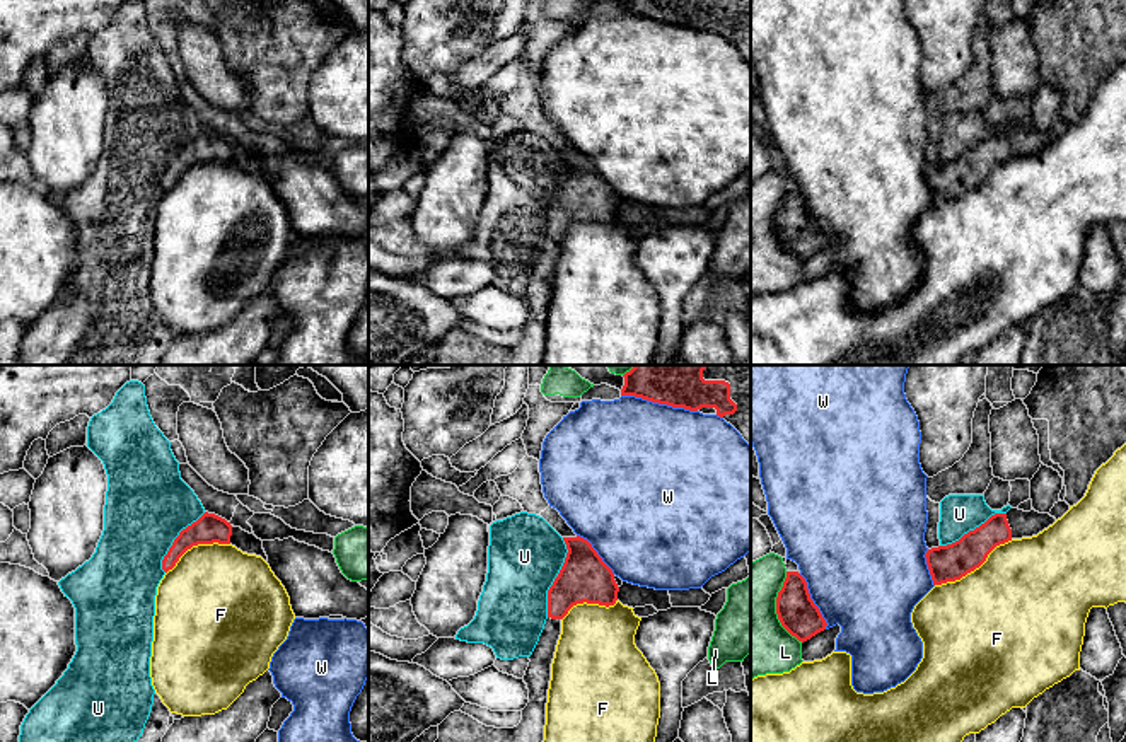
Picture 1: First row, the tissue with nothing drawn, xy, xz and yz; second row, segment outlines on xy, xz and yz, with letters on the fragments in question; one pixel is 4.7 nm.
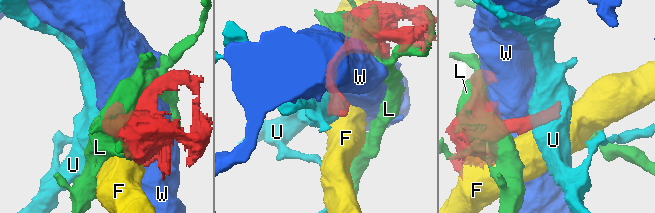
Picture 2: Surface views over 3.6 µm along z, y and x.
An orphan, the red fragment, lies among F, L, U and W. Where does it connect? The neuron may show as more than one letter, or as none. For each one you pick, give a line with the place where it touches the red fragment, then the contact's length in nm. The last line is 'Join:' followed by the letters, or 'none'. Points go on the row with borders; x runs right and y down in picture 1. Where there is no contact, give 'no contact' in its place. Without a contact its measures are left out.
Join: none

